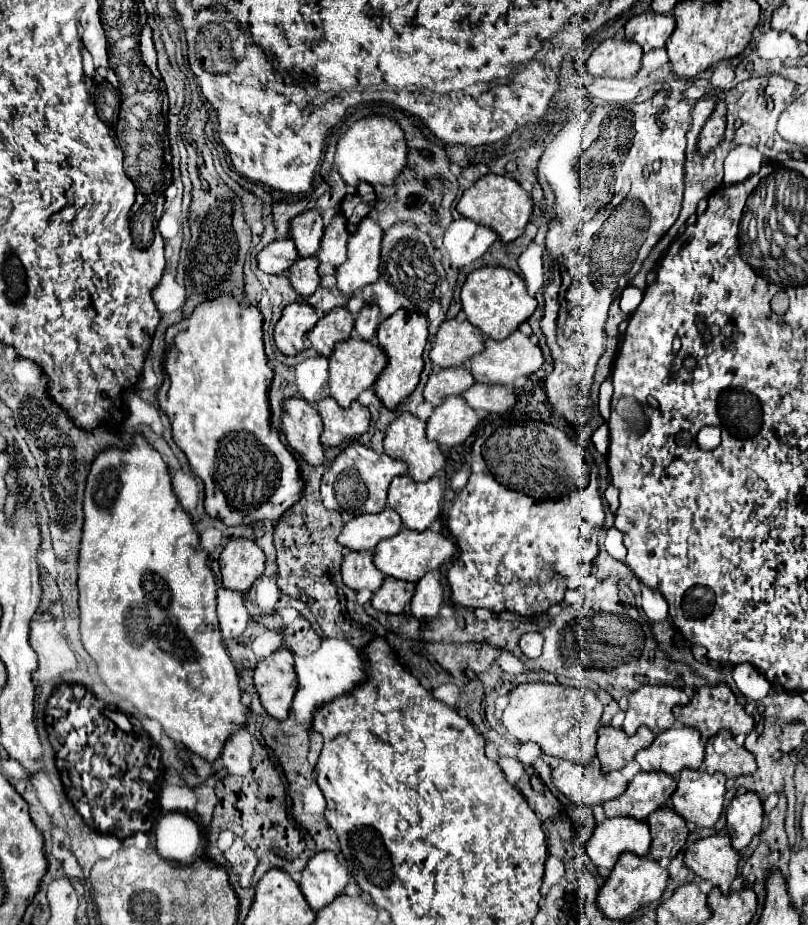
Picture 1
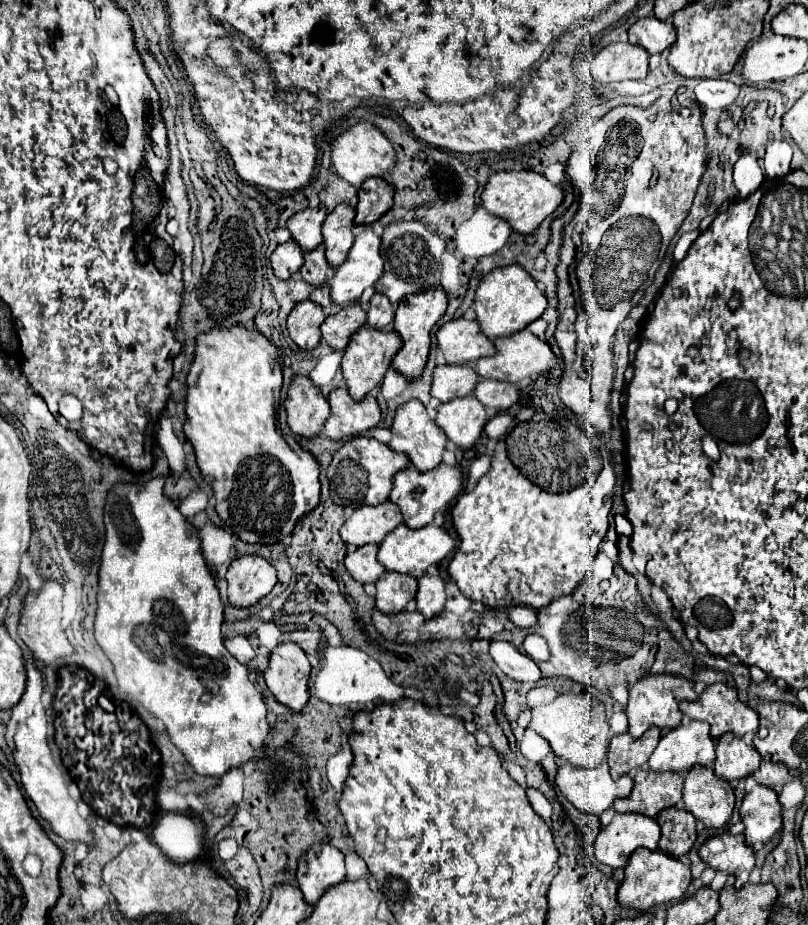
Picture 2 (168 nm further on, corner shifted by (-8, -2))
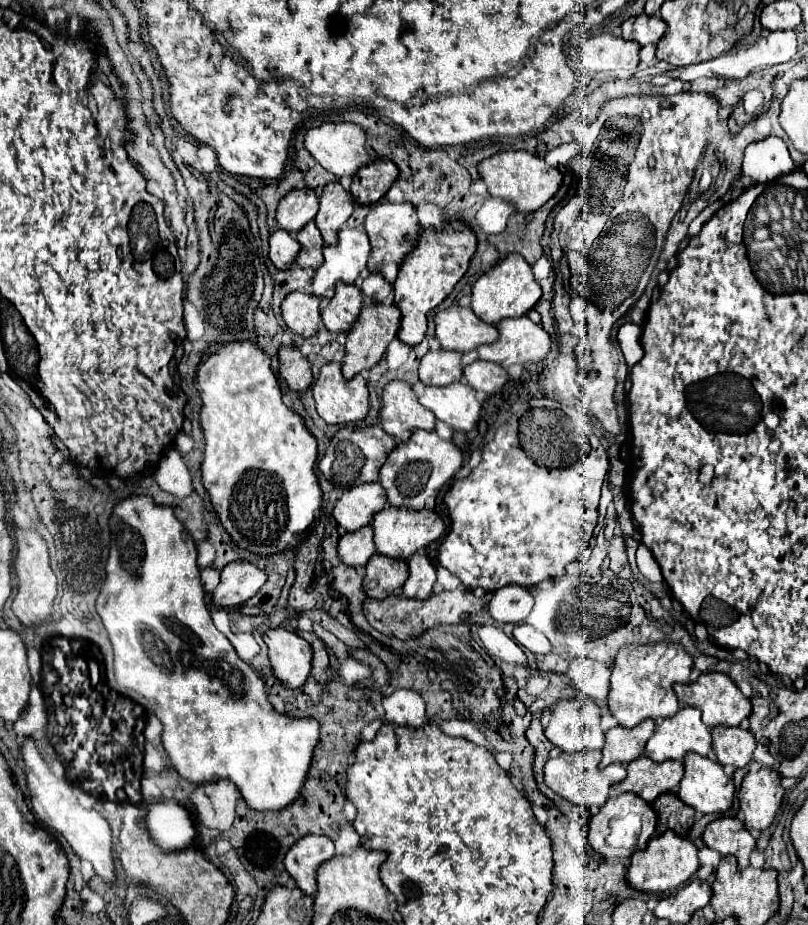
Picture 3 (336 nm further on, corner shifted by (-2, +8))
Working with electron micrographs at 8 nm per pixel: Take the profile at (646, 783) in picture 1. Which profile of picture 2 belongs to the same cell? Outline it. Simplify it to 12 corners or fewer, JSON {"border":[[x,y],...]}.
{"border":[[640,769],[618,813],[656,817],[682,801],[684,777]]}

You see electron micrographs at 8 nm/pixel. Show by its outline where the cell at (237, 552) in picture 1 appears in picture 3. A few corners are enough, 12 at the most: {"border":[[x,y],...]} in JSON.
{"border":[[242,559],[222,569],[212,599],[242,605],[260,591],[266,571]]}

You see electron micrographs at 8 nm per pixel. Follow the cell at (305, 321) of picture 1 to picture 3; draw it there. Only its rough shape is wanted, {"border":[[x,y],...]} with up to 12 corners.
{"border":[[292,291],[282,303],[288,329],[312,337],[320,297]]}

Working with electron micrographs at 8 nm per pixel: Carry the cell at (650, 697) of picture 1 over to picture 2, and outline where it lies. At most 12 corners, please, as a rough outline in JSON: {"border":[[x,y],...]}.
{"border":[[674,673],[644,675],[630,687],[628,733],[680,725],[694,681]]}

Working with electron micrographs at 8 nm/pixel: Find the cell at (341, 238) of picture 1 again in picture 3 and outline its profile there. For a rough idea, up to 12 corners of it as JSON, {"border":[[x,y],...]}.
{"border":[[328,183],[314,219],[326,245],[354,211],[354,197]]}

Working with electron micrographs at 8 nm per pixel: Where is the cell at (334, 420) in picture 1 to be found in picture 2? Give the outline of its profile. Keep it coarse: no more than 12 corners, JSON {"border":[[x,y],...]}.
{"border":[[346,387],[328,395],[324,433],[352,439],[380,421],[372,395],[354,401]]}

